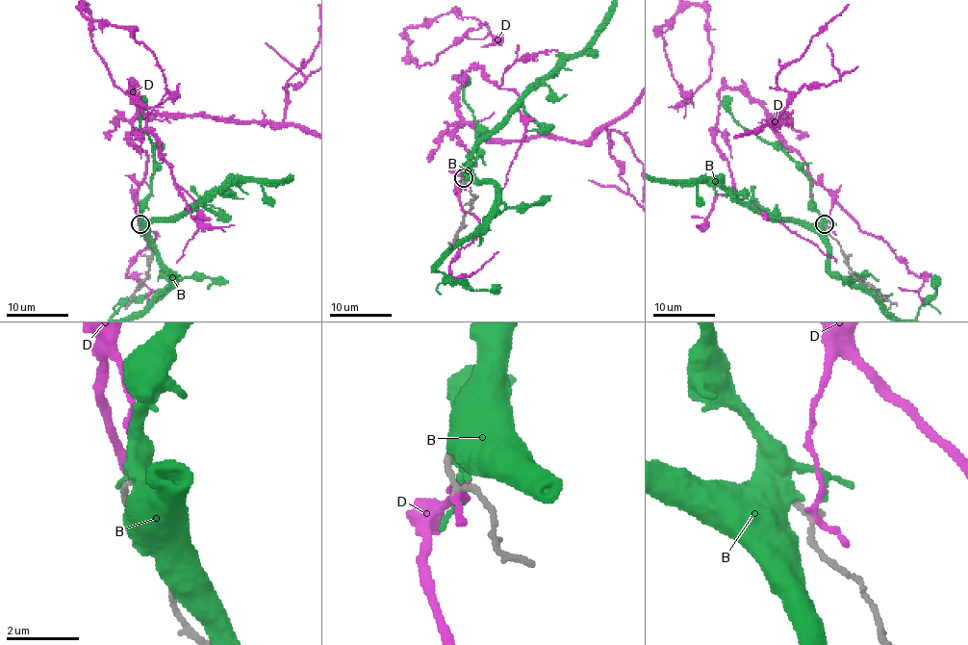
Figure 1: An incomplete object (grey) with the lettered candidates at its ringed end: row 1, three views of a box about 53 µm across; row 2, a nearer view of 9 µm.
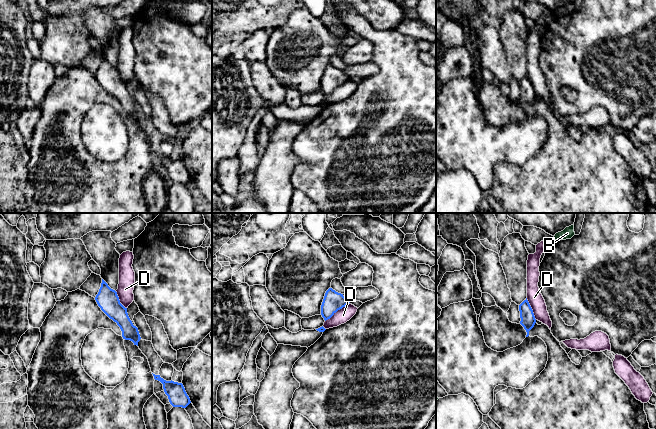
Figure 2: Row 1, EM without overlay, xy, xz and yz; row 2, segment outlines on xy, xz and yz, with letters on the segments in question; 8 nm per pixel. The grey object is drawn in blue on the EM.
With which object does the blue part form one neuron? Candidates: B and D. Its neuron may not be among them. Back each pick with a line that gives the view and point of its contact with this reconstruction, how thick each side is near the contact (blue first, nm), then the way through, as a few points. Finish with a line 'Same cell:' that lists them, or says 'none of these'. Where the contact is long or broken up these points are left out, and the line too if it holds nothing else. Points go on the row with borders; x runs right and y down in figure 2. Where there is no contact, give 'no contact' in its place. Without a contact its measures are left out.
Same cell: none of these

